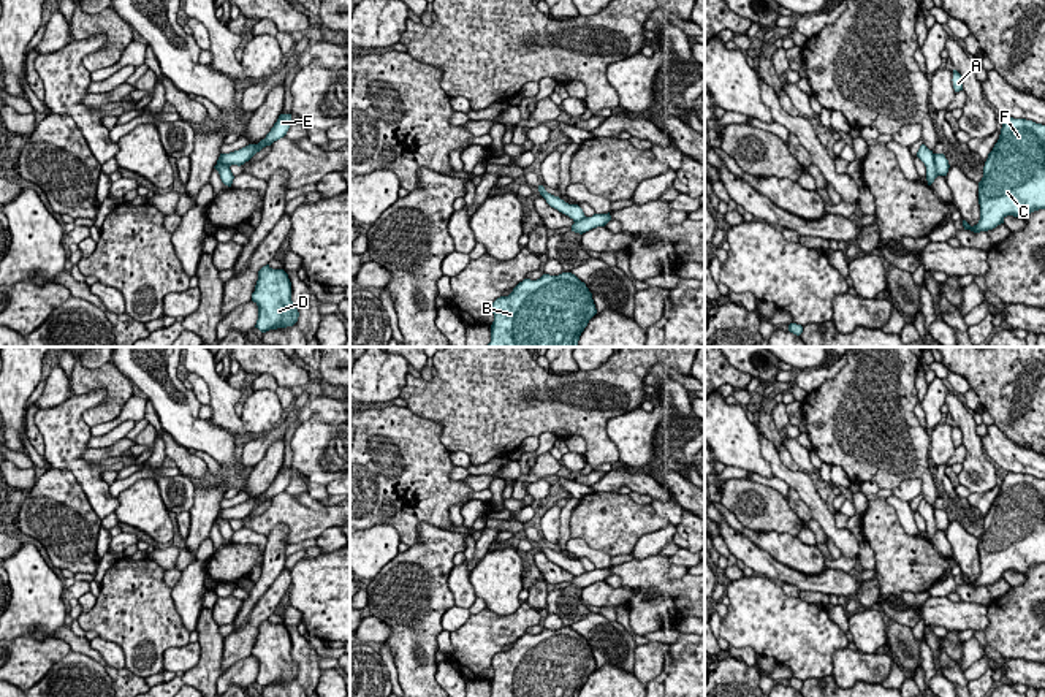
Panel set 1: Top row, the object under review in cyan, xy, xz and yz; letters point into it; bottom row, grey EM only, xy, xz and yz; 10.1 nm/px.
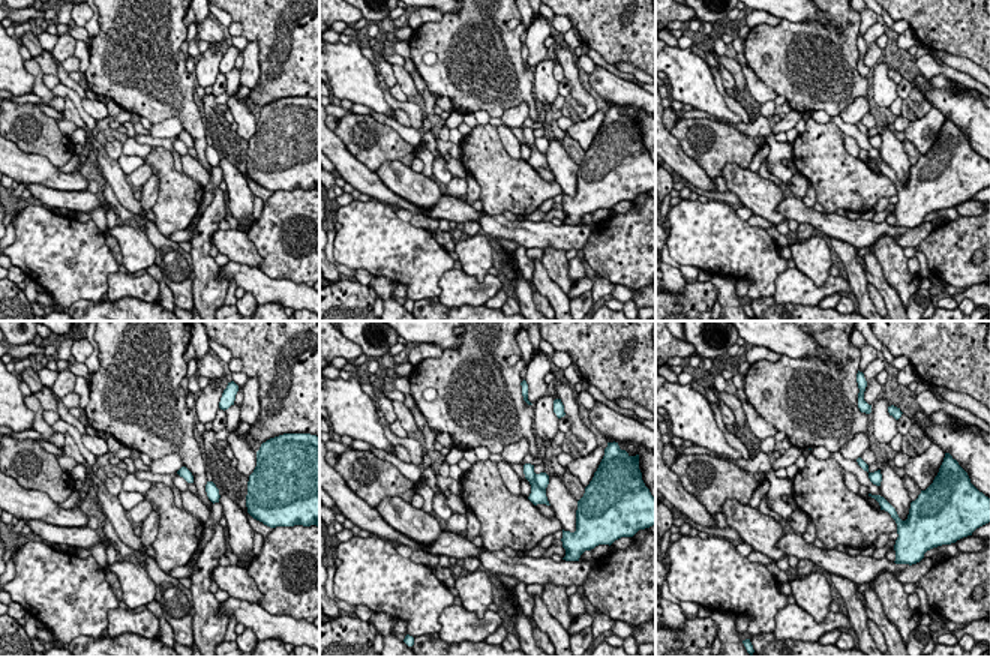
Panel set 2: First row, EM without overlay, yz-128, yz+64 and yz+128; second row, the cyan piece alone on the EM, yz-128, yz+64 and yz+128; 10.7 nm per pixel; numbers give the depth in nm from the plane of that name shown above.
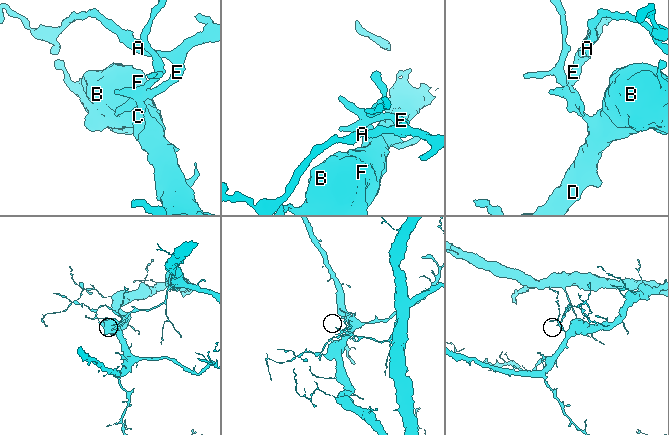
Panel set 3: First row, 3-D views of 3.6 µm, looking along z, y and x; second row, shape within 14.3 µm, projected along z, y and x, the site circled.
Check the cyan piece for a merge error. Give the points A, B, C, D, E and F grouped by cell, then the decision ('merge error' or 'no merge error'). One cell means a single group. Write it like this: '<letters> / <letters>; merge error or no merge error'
A E / B C D F; merge error

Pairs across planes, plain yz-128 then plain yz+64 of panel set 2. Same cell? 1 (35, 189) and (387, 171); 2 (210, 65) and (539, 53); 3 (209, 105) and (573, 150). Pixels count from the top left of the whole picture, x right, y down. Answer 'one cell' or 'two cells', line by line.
1: two cells
2: two cells
3: one cell

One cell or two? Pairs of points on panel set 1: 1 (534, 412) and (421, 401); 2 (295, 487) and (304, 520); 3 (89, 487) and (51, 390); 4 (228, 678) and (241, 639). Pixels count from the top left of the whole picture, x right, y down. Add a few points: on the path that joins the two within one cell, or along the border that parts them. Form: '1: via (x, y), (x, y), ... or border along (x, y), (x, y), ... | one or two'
1: via (505, 401), (450, 401) | one
2: border along (284, 491), (293, 496) | two
3: border along (70, 396), (56, 406), (40, 409) | two
4: border along (250, 653), (225, 672) | two

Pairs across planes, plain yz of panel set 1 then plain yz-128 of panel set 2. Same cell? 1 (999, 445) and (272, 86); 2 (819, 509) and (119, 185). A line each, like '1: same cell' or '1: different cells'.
1: different cells
2: same cell

